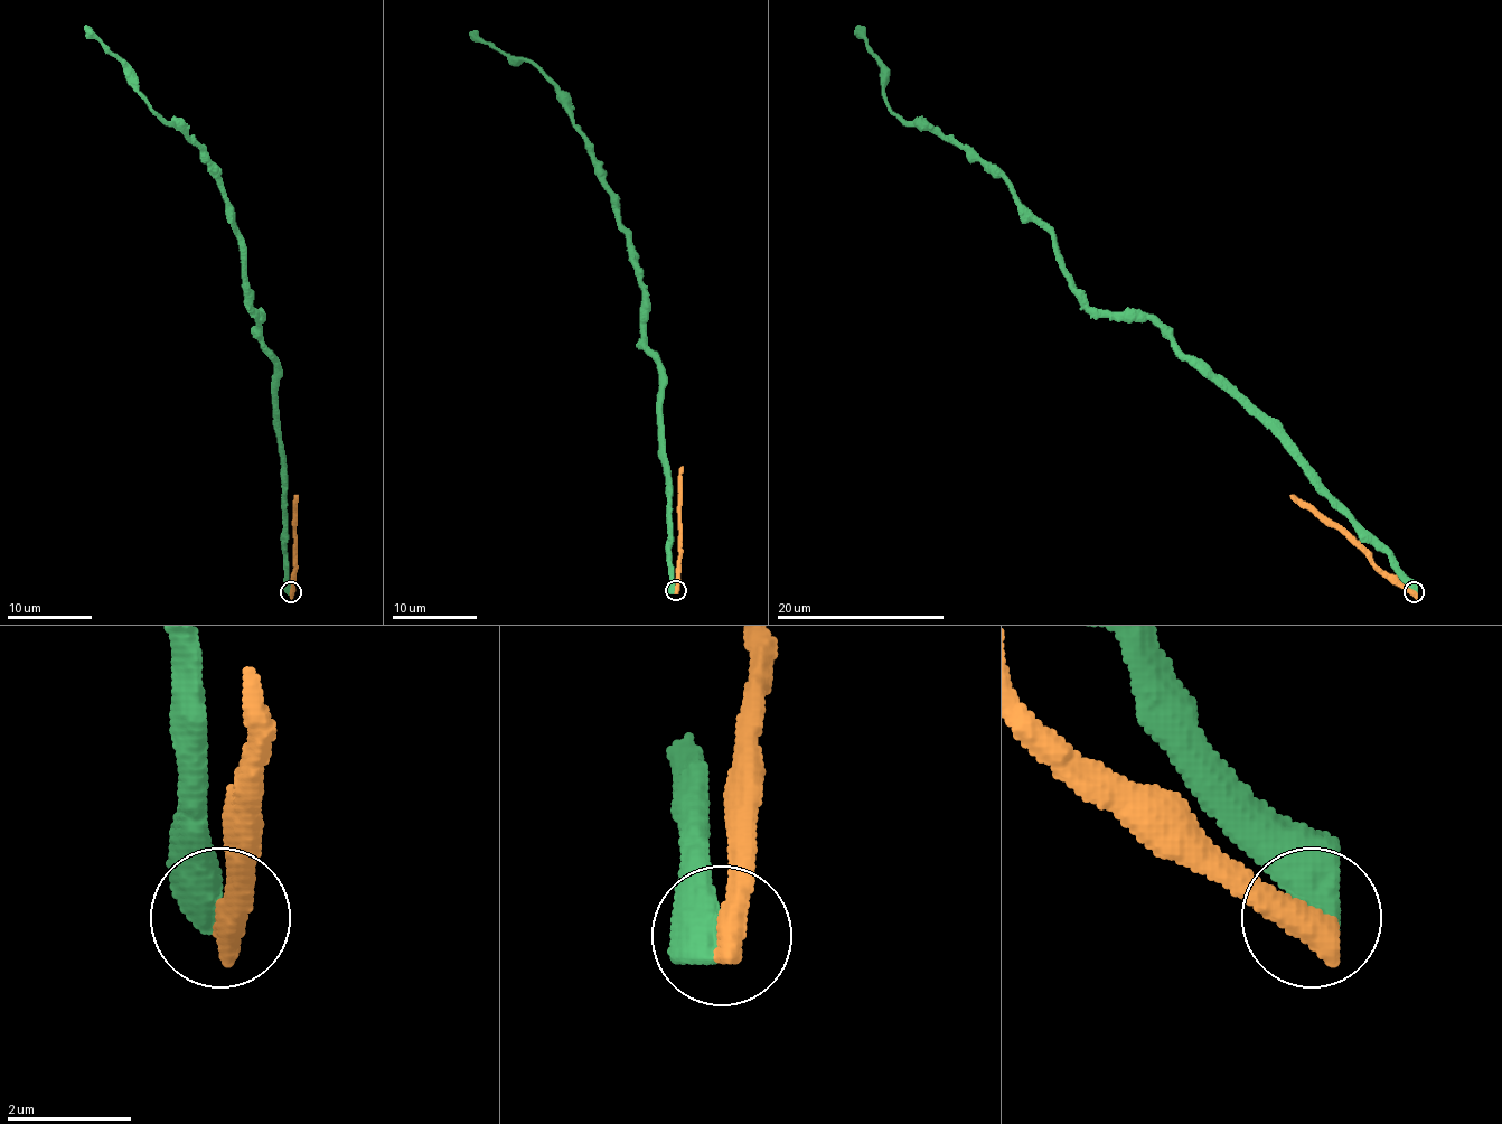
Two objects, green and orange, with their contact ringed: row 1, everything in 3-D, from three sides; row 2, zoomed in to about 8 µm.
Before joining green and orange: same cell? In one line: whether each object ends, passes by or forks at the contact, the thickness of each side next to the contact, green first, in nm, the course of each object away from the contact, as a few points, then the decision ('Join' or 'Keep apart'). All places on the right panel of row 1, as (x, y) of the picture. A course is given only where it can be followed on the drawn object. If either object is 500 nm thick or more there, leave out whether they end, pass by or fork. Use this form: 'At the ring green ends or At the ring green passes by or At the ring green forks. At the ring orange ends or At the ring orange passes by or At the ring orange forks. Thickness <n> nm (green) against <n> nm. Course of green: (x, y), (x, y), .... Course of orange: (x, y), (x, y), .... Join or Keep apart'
Thickness 600 nm (green) against 550 nm. Course of green: (1414, 591), (1205, 366), (1151, 319), (1110, 319), (1089, 307), (1055, 239), (1003, 178), (906, 125), (857, 26). Course of orange: (1414, 591), (1397, 586), (1340, 531), (1302, 507), (1289, 495). Keep apart

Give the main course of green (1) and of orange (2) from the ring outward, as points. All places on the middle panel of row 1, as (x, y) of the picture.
1: (675, 590), (662, 367), (647, 348), (645, 287), (620, 208), (554, 82), (533, 63), (510, 61), (470, 34)
2: (675, 590), (678, 478), (683, 466)

